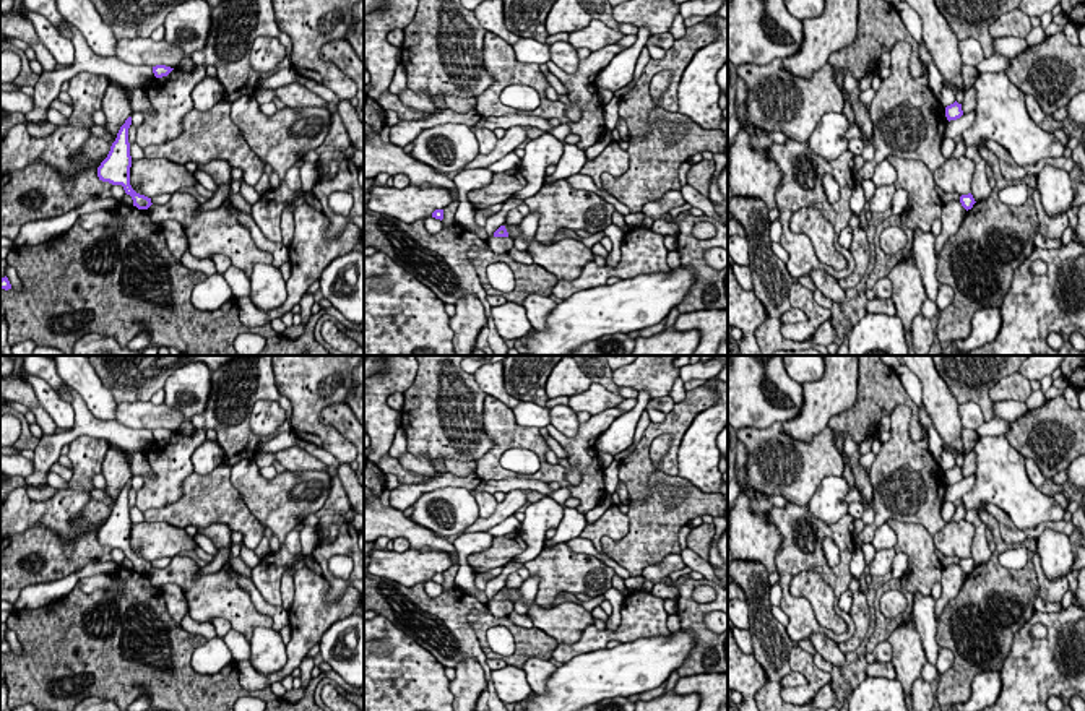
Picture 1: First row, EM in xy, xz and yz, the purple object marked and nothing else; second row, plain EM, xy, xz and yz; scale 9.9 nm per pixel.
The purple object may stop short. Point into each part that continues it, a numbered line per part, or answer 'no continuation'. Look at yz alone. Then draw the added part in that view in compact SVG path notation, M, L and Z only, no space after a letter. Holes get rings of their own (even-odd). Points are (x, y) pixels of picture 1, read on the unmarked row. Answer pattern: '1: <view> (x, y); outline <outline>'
no continuation

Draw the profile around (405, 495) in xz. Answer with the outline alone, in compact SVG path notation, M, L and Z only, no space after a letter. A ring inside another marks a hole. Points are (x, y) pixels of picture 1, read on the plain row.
M445 472L426 484L398 484L396 489L390 490L390 505L400 511L413 506L416 500L426 493L443 487L461 487L466 490L474 490L481 484L476 474L471 476L453 476Z

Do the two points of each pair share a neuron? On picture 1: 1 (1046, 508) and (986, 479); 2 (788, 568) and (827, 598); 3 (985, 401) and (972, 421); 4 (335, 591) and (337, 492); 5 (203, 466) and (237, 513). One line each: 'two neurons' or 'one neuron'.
1: one neuron
2: two neurons
3: two neurons
4: one neuron
5: two neurons

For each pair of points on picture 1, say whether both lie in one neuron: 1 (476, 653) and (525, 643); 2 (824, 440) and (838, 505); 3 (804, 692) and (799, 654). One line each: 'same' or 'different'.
1: different
2: different
3: same

